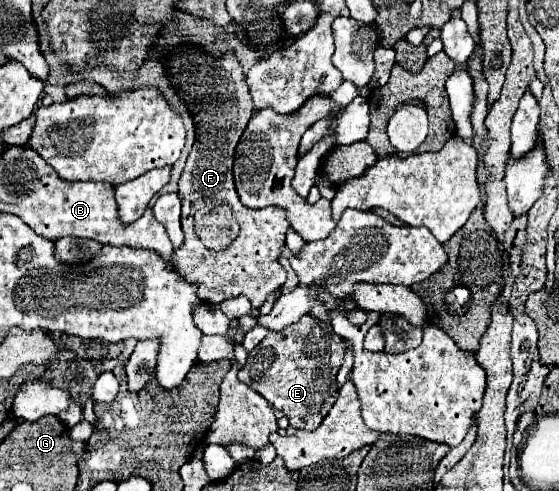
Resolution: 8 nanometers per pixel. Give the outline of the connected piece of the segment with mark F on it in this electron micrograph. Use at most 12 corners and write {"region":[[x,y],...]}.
{"region":[[234,54],[166,64],[196,124],[174,264],[200,300],[260,308],[286,282],[286,210],[246,208],[254,114]]}

